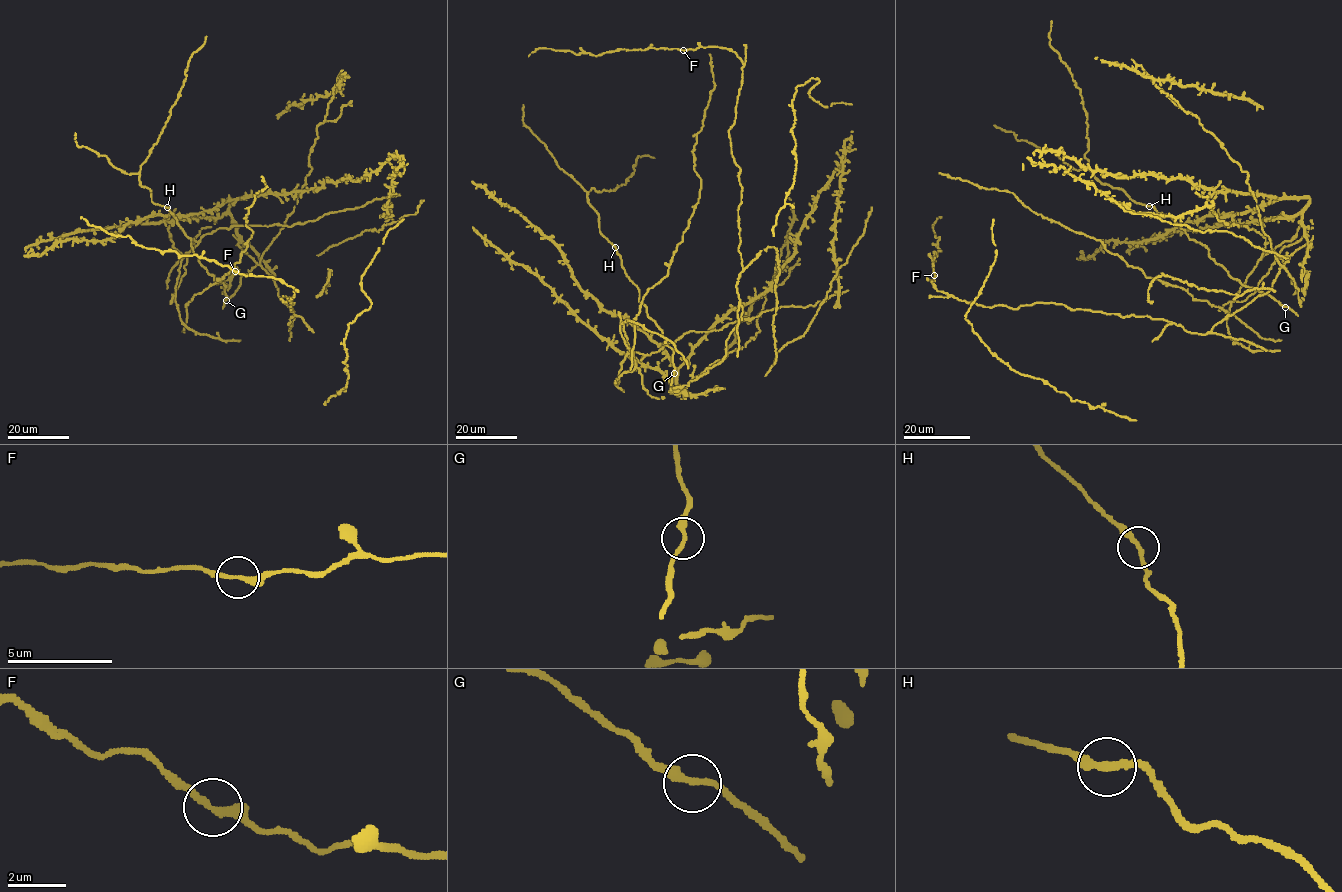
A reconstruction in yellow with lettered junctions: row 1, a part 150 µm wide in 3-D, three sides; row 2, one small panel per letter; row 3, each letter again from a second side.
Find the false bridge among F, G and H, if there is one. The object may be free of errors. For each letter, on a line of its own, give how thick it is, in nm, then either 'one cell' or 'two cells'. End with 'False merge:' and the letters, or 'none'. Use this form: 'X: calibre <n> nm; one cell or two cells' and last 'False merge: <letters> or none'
F: calibre 240 nm; one cell
G: calibre 240 nm; one cell
H: calibre 240 nm; one cell
False merge: none

